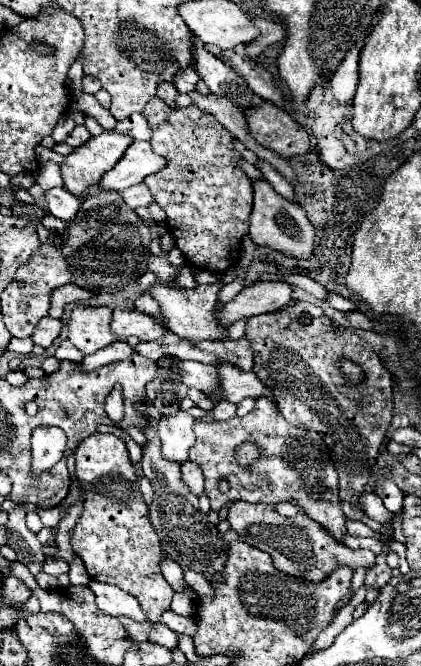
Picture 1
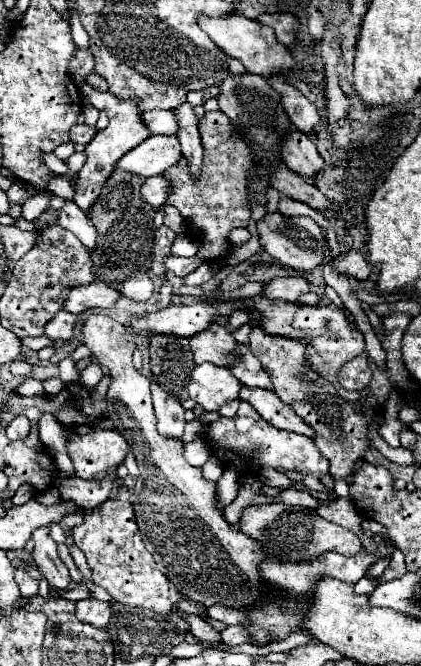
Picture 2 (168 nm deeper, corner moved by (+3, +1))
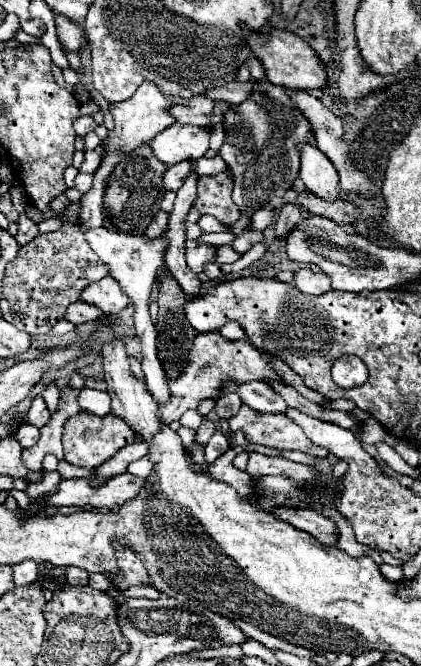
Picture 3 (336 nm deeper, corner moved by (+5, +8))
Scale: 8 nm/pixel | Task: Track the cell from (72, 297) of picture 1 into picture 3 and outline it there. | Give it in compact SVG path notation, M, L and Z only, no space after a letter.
M105 276L99 282L93 282L93 284L85 286L81 296L79 296L79 300L101 308L105 314L117 314L129 304L125 294L121 292L119 282L115 282L109 276Z

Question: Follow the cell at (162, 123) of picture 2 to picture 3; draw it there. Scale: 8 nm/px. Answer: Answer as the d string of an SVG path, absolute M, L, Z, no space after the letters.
M205 96L187 98L187 104L175 104L169 110L169 116L175 118L177 124L195 124L195 126L207 126L223 122L223 114L213 112L213 100Z

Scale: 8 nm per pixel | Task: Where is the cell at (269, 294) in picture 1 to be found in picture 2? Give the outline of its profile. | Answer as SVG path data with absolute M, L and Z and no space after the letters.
M277 277L267 283L263 295L271 299L283 299L283 301L297 301L303 293L309 291L309 283L303 277Z

